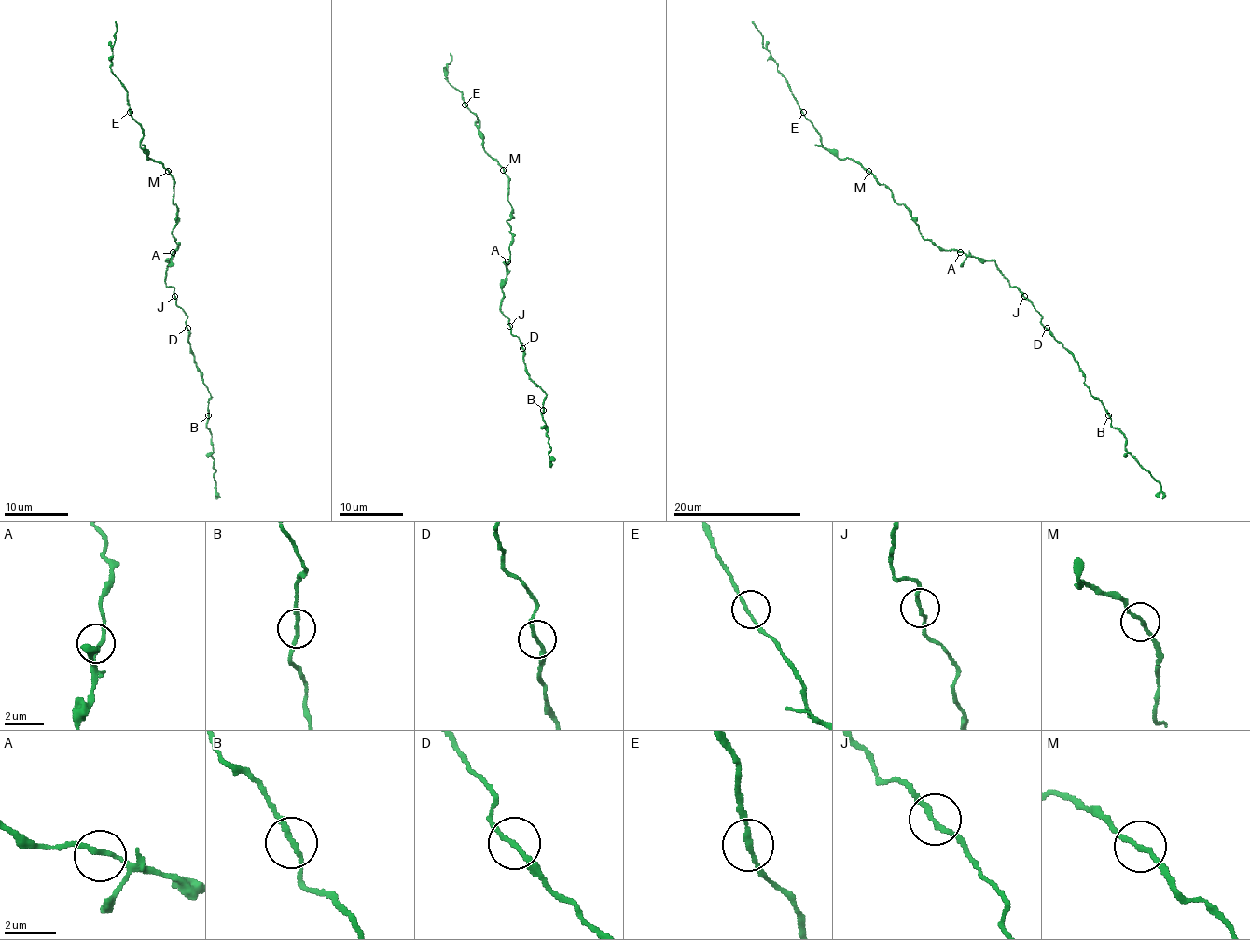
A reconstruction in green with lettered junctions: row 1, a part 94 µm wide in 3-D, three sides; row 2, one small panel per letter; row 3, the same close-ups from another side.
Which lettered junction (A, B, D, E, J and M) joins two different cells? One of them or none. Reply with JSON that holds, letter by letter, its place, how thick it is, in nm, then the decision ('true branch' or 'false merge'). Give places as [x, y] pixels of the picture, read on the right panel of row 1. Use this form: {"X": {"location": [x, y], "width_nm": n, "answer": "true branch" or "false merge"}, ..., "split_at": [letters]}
{"A": {"location": [960, 252], "width_nm": 180, "answer": "true branch"}, "B": {"location": [1108, 415], "width_nm": 180, "answer": "true branch"}, "D": {"location": [1047, 328], "width_nm": 160, "answer": "true branch"}, "E": {"location": [803, 112], "width_nm": 170, "answer": "true branch"}, "J": {"location": [1024, 296], "width_nm": 170, "answer": "true branch"}, "M": {"location": [868, 171], "width_nm": 160, "answer": "true branch"}, "split_at": []}

